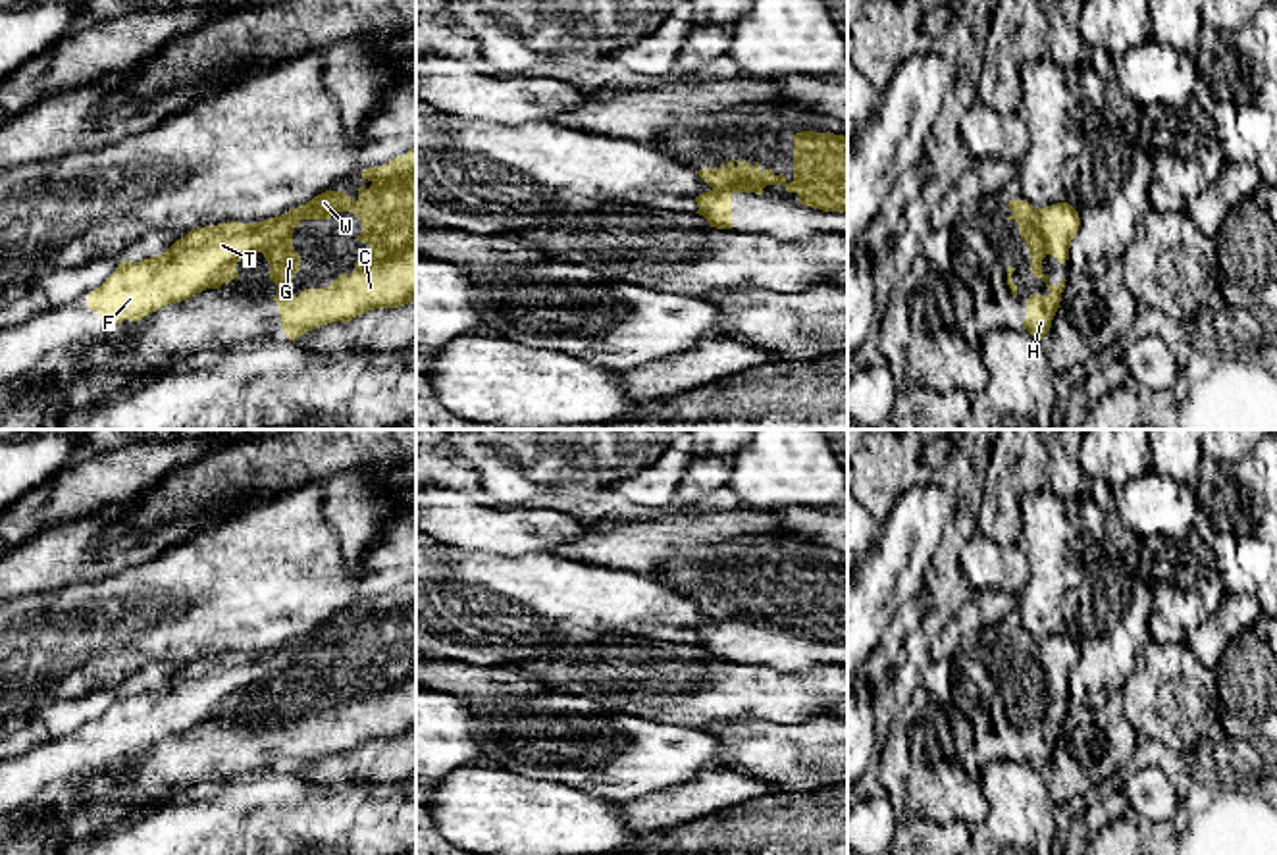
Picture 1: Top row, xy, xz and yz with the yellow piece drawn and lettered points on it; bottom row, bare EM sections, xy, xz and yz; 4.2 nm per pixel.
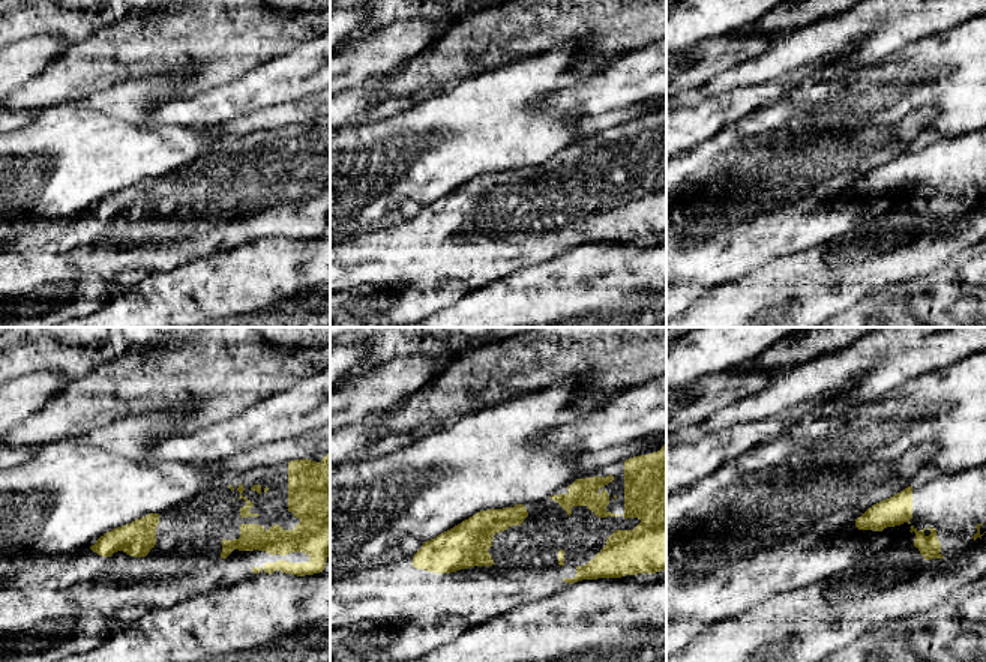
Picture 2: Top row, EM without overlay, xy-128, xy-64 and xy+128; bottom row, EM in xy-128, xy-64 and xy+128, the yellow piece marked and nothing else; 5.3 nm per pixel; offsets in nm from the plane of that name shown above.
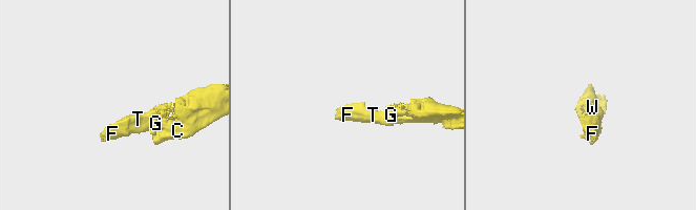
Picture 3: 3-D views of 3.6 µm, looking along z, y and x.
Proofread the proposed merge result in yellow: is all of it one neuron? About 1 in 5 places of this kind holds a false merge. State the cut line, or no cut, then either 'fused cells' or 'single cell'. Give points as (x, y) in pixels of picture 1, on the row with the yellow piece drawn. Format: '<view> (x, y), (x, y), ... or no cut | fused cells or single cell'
no cut | single cell

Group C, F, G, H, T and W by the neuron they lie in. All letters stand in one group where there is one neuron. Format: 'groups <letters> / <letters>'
groups C F G H T W

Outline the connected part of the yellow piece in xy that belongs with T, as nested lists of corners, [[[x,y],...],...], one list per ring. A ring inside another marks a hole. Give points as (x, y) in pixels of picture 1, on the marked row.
[[[416,146],[389,164],[362,171],[370,189],[358,189],[354,202],[341,191],[326,191],[306,204],[281,216],[241,223],[227,221],[191,229],[175,241],[166,252],[141,262],[121,262],[116,272],[89,295],[89,308],[100,314],[100,324],[139,322],[144,316],[202,293],[218,289],[239,277],[235,264],[262,252],[270,264],[270,281],[277,285],[277,302],[281,329],[295,341],[306,331],[333,322],[351,322],[374,308],[399,308],[416,302]],[[333,212],[352,212],[362,221],[362,233],[356,237],[370,248],[354,262],[352,273],[341,273],[327,289],[304,289],[295,297],[287,283],[299,272],[300,256],[293,246],[293,229],[302,220],[329,220]]]

